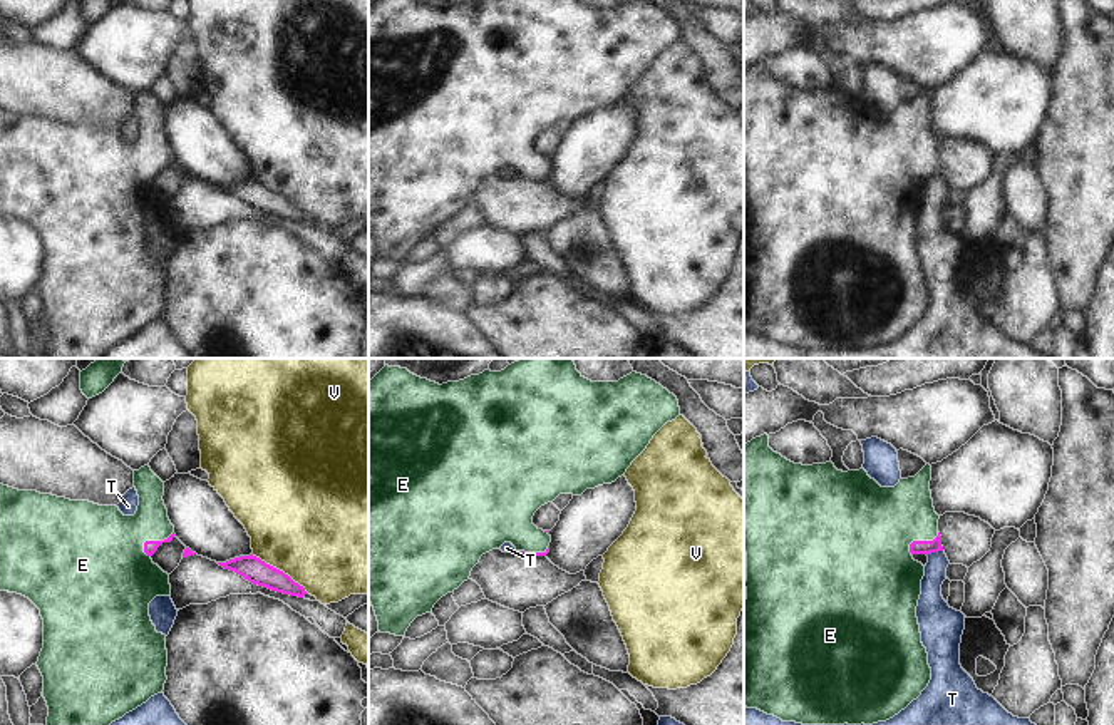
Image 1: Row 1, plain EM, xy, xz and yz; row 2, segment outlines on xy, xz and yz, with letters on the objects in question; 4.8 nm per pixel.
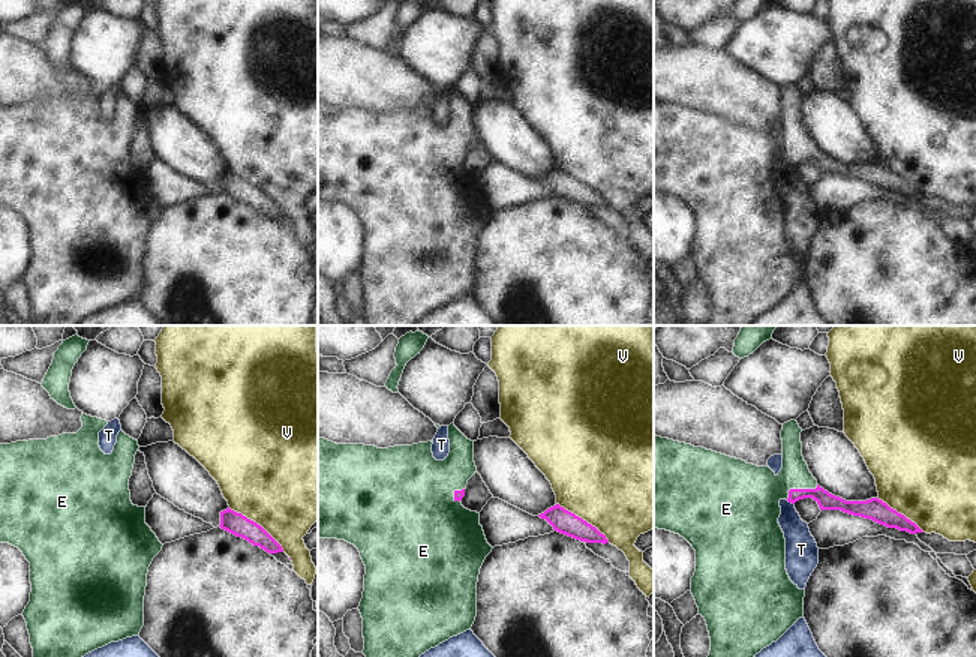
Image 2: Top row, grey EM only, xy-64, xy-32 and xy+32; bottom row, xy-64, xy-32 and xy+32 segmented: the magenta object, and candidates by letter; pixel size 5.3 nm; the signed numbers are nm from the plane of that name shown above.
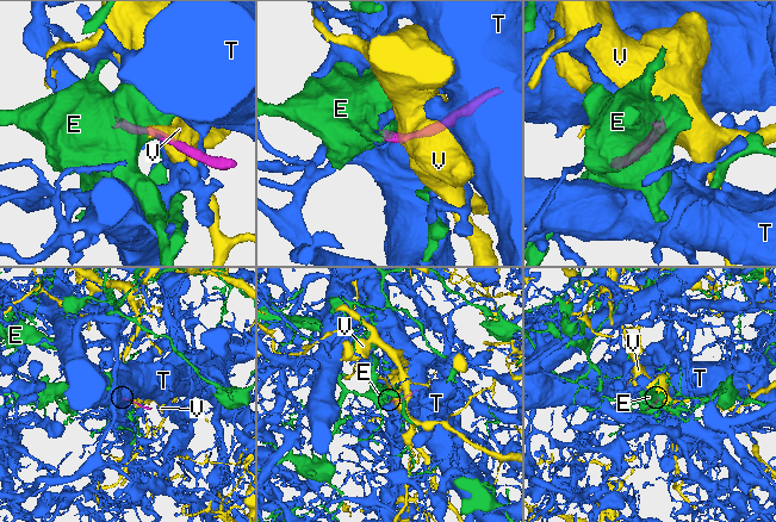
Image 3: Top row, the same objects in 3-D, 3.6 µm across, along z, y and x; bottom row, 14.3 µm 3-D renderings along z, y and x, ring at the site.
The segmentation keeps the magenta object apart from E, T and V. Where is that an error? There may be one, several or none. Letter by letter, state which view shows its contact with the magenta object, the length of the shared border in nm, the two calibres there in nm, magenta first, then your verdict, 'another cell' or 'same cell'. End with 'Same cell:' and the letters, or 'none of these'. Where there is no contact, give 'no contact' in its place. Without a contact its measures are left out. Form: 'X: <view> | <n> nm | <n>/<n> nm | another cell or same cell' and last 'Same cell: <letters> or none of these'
E: xy | 180 nm | 60/380 nm | same cell
T: yz | 80 nm | 70/120 nm | another cell
V: xy | 340 nm | 120/500 nm | another cell
Same cell: E

